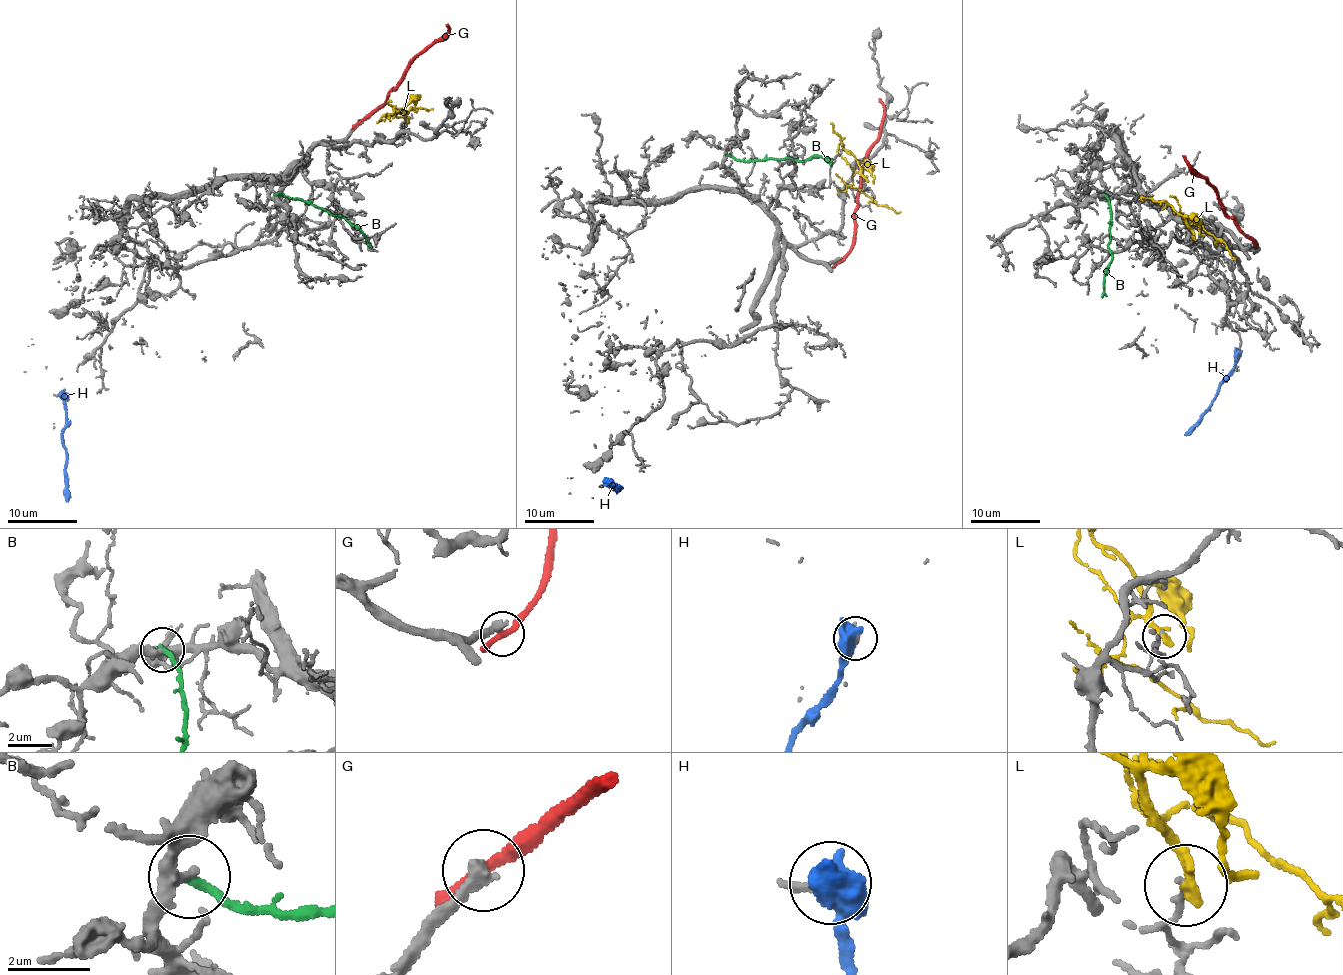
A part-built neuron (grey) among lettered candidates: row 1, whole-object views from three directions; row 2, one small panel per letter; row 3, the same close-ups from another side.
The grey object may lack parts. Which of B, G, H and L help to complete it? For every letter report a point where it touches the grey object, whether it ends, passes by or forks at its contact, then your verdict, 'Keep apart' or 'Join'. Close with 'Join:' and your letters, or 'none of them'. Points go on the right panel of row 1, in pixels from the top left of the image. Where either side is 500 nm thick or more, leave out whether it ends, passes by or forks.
B: Touches grey at (1104, 195). It ends there. Keep apart
G: Touches grey at (1256, 245). It passes by. Keep apart
H: Touches grey at (1239, 354). Keep apart
L: Touches grey at (1193, 237). It ends there. Keep apart
Join: none of them

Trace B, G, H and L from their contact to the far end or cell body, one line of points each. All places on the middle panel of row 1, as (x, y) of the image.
B: (729, 155), (746, 161), (786, 157), (801, 161), (819, 156), (827, 163), (831, 161)
G: (840, 262), (854, 235), (853, 213), (863, 162), (882, 128), (884, 111), (878, 98)
H: (607, 485), (617, 492), (619, 485)
L: (865, 178), (855, 174), (852, 186), (880, 206), (899, 211)

